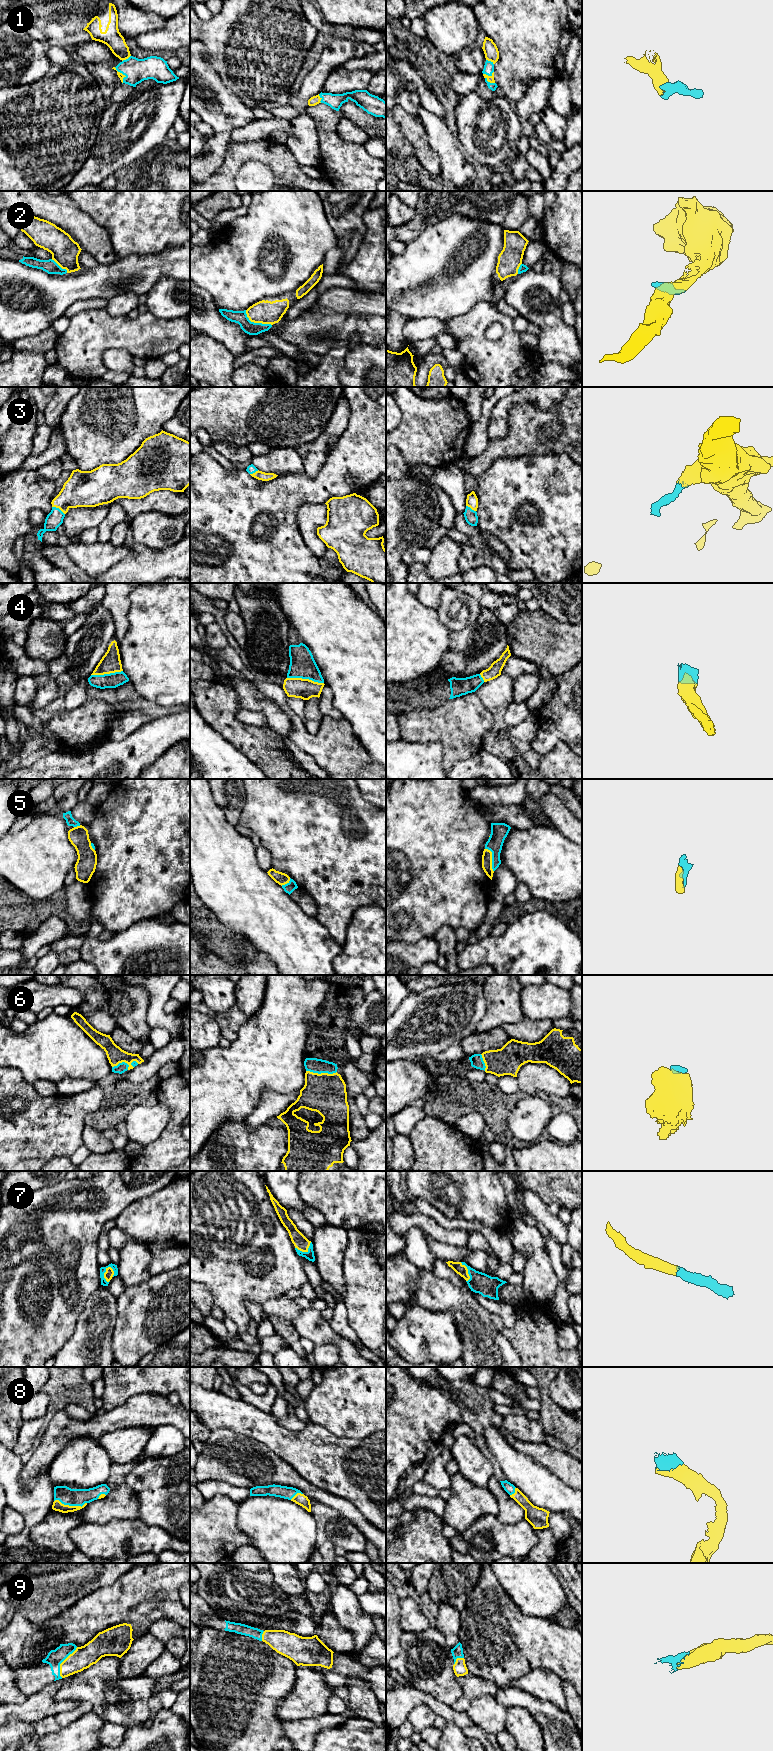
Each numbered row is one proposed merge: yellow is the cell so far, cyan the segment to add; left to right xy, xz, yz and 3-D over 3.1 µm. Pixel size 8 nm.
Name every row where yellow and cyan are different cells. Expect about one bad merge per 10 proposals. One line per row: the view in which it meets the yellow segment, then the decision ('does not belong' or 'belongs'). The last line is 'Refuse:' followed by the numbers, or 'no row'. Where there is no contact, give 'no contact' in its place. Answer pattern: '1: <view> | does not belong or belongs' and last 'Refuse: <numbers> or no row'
1: yz | belongs
2: xz | does not belong
3: xy | belongs
4: xz | belongs
5: yz | belongs
6: xy | belongs
7: xy | belongs
8: xy | belongs
9: xy | belongs
Refuse: 2

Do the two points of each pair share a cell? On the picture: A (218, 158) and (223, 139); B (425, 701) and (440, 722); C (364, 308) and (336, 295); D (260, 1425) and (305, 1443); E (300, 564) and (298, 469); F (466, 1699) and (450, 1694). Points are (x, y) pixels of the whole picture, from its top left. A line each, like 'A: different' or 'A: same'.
A: same
B: different
C: same
D: same
E: different
F: different

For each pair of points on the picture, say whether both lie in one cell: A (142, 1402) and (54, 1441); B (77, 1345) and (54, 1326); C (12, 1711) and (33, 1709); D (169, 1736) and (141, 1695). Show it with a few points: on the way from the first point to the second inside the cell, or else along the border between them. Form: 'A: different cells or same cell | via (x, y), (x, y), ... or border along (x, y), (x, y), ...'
A: same cell | via (120, 1417), (101, 1423), (94, 1428), (76, 1428)
B: different cells | border along (78, 1316), (73, 1334), (54, 1356)
C: same cell | via (17, 1711), (28, 1710)
D: different cells | border along (152, 1715), (146, 1723), (131, 1726)

